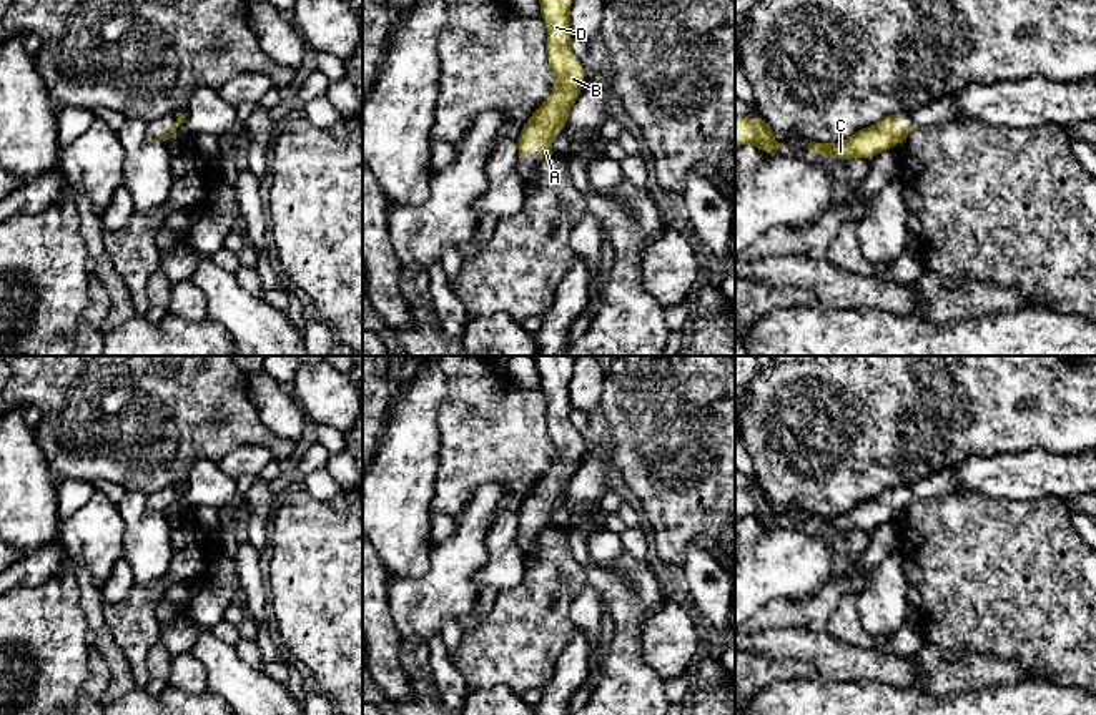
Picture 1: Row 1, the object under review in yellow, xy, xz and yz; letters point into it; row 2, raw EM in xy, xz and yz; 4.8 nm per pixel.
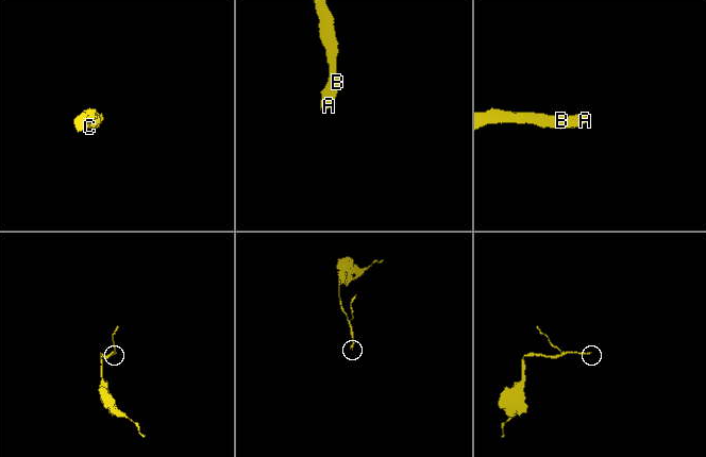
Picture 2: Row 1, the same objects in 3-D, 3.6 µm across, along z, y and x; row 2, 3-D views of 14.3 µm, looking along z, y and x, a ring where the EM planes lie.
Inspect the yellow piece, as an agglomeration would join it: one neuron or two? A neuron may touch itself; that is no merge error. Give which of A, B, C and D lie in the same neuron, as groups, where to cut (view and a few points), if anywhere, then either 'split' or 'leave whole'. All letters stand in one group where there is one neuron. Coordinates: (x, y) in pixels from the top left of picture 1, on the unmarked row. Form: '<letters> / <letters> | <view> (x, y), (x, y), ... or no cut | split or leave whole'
A B C D | no cut | leave whole

